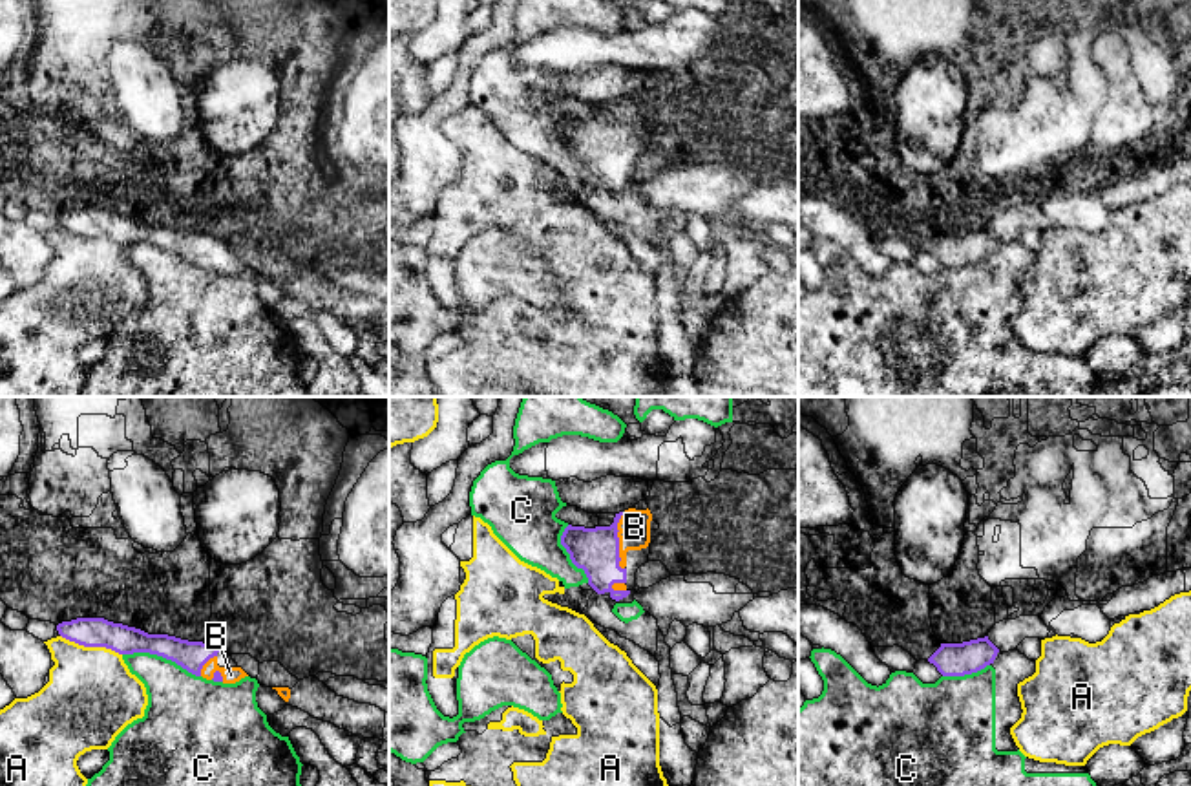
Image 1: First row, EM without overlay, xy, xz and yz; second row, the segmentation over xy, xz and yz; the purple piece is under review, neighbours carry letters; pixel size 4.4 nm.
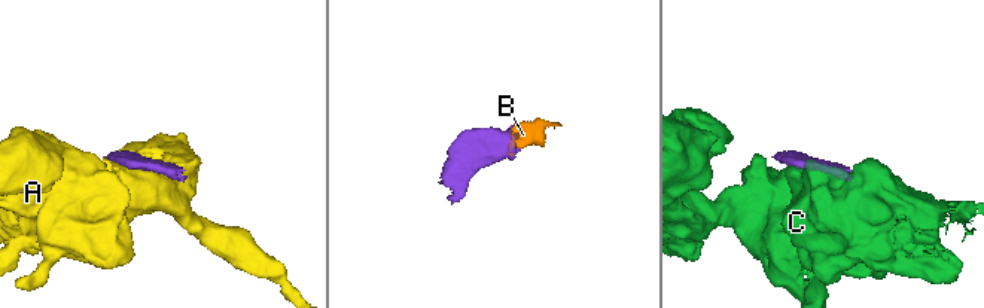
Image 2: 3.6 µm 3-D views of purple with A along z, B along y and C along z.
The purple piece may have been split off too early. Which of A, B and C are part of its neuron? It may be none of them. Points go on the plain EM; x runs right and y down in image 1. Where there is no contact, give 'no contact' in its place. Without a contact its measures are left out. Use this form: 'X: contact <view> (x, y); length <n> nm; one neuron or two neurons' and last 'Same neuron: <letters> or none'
A: contact xy (92, 236); length 280 nm; two neurons
B: contact xz (618, 132); length 260 nm; one neuron
C: contact xy (161, 245); length 360 nm; two neurons
Same neuron: B

